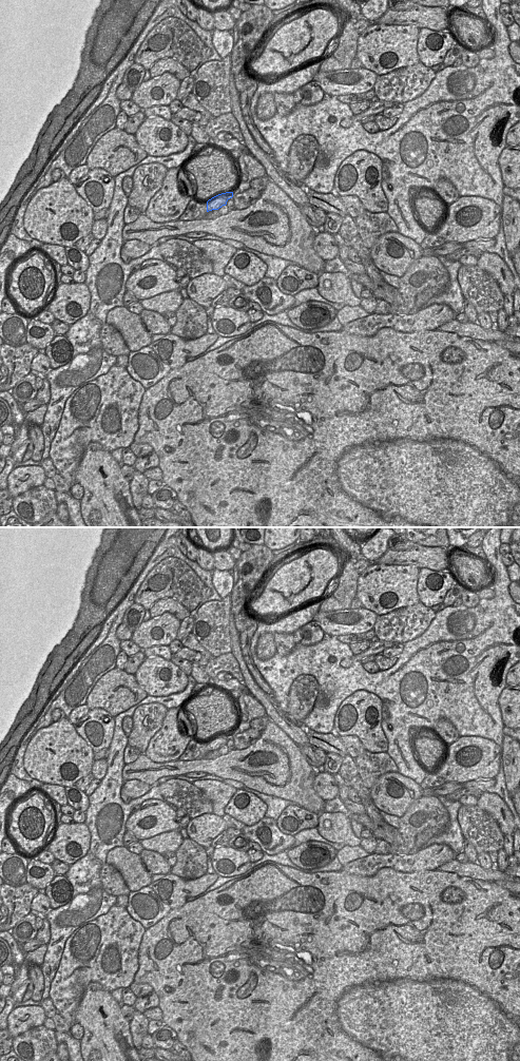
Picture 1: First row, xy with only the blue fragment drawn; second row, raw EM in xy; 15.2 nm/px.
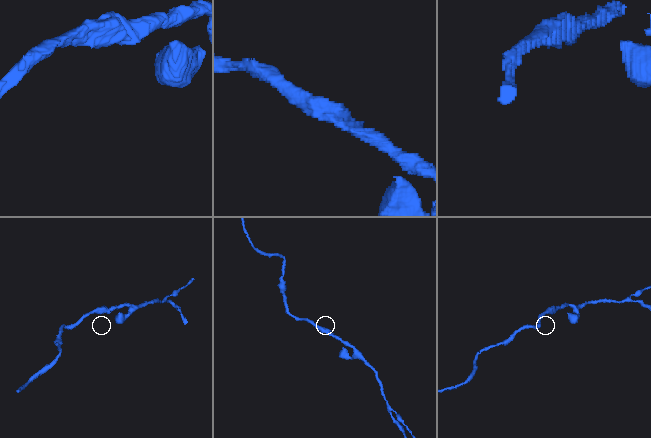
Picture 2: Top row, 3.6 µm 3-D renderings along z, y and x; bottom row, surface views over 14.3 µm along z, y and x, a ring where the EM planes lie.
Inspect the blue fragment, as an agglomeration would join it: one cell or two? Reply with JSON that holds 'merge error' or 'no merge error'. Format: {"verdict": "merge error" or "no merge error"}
{"verdict": "no merge error"}

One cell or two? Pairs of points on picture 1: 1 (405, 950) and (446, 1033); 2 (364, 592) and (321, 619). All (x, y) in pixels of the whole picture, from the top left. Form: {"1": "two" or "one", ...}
{"1": "one", "2": "two"}

